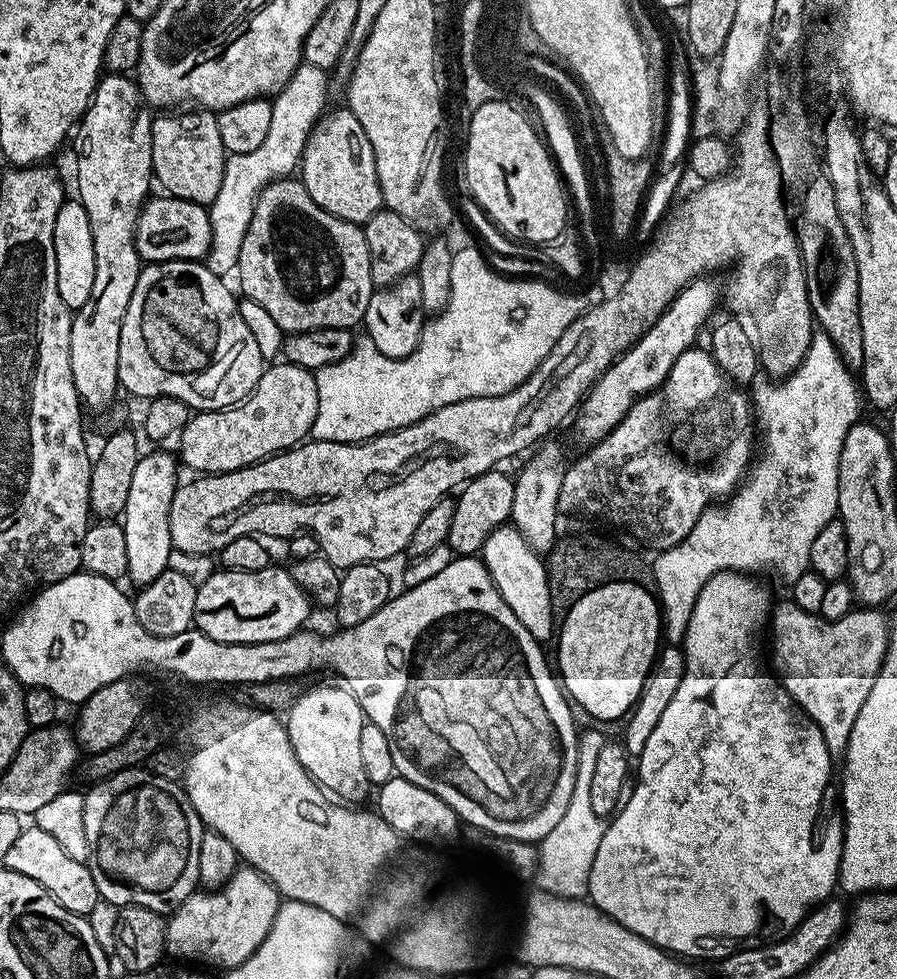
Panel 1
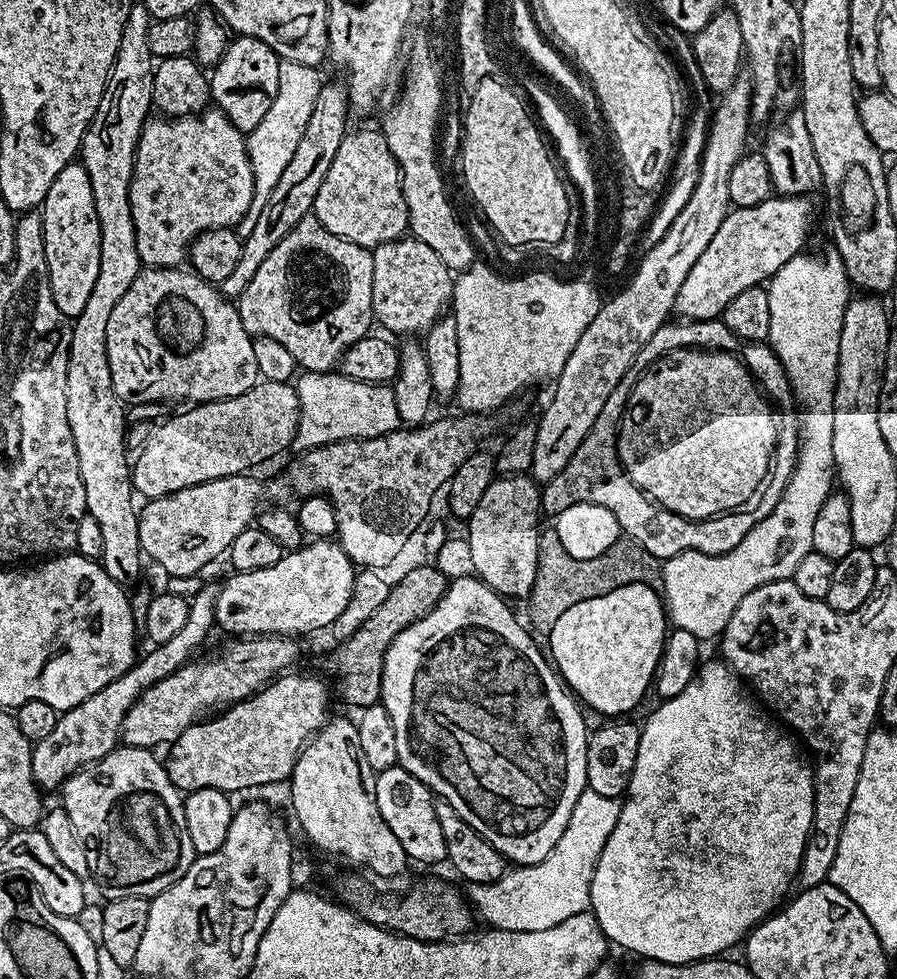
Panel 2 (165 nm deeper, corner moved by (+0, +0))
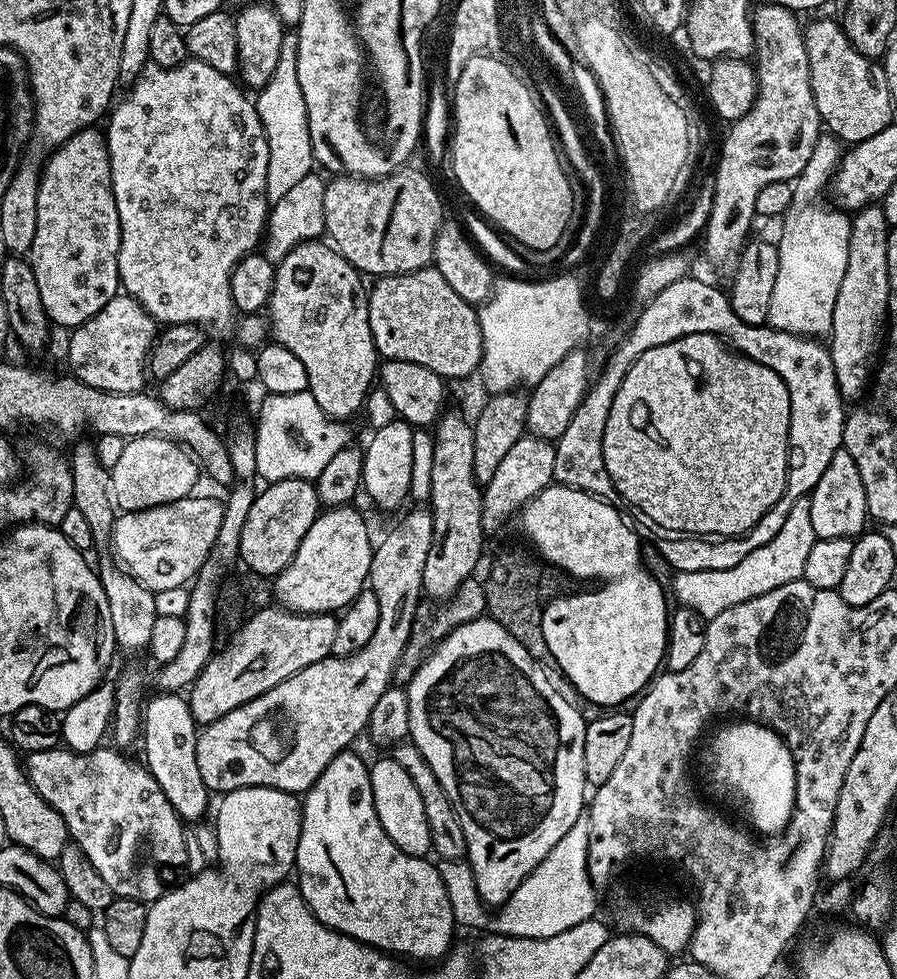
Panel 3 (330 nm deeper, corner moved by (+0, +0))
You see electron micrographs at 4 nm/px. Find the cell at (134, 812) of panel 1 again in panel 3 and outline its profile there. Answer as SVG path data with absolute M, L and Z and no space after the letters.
M57 746L50 750L27 753L26 771L34 790L38 790L40 797L50 802L58 814L62 814L69 837L84 851L86 858L90 858L94 870L102 874L113 897L125 896L131 900L151 902L164 895L181 879L180 867L182 870L188 862L184 841L186 830L180 815L174 806L170 806L166 794L162 794L158 782L154 782L147 767L140 762L135 764L124 756L127 755L123 751L112 746L99 746L86 753Z

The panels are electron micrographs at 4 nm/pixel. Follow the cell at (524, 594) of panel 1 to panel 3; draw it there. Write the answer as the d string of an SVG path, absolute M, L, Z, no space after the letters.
M531 434L521 436L518 442L514 442L514 446L510 446L510 451L506 453L506 458L502 458L494 478L490 478L490 482L482 488L485 529L492 530L495 524L502 523L507 516L515 517L524 505L529 504L543 488L553 483L555 453L553 441Z

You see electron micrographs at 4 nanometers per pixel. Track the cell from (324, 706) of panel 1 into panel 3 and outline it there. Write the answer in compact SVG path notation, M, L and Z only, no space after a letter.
M352 751L339 752L330 762L330 766L326 766L326 770L322 770L322 774L316 779L314 786L303 793L300 810L300 837L296 847L296 862L294 865L295 875L296 872L300 875L298 887L302 898L308 903L313 914L326 927L333 928L335 932L346 934L358 942L368 944L380 952L387 952L397 958L403 958L405 961L432 960L431 962L439 962L448 955L453 947L452 928L457 927L456 919L452 917L452 911L450 910L450 898L446 898L446 886L442 886L439 867L435 863L427 864L429 861L425 857L406 854L398 846L394 846L394 842L390 842L390 834L386 834L386 830L382 830L382 822L378 822L378 810L374 810L374 794L370 786L369 765L366 760L364 764L363 758Z

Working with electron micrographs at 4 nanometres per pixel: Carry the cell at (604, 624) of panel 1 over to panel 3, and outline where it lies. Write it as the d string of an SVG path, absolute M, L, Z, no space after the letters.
M553 482L520 509L518 521L525 538L536 547L535 555L541 561L557 560L571 569L574 577L584 582L609 580L609 584L593 592L592 589L585 590L576 600L567 600L554 608L548 608L546 635L555 653L562 658L563 665L568 667L572 680L577 680L578 684L574 688L579 695L585 696L590 702L620 706L623 700L631 701L639 697L642 686L657 675L668 646L670 607L664 601L666 592L641 563L642 541L636 537L631 523L612 520L612 512L604 512L604 507L609 503L607 500L600 499L596 504L588 504L591 496L589 492L570 490L565 484Z

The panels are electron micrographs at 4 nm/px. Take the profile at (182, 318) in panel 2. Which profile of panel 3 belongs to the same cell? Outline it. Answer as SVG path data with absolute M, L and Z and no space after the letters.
M117 294L101 312L71 333L68 364L71 375L104 392L139 392L145 386L146 361L158 336L158 324L145 308L127 294Z

